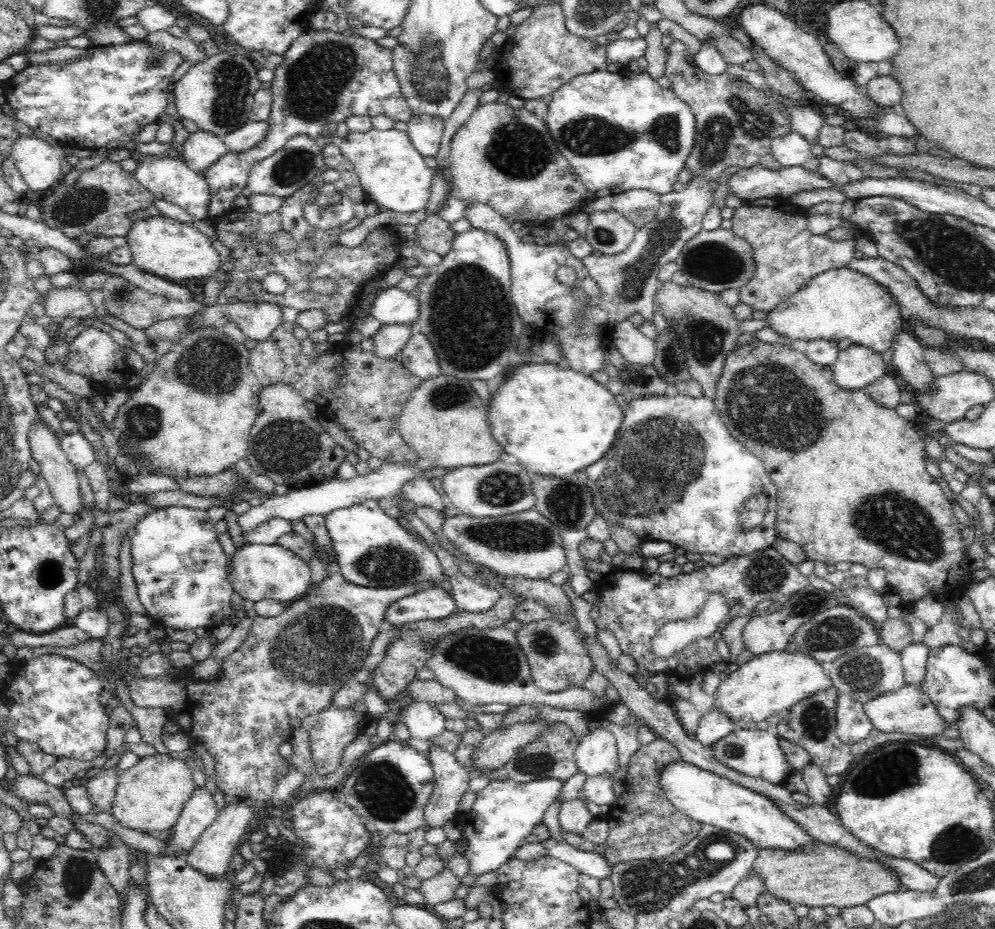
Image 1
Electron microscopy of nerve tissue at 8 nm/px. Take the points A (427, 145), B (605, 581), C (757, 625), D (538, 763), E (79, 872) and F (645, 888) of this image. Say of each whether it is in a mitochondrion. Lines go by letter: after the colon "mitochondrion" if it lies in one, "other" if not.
A: other
B: other
C: other
D: mitochondrion
E: mitochondrion
F: mitochondrion

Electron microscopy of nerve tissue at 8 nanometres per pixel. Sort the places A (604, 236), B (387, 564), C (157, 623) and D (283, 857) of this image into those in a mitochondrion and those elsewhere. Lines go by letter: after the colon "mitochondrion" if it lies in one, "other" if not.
A: mitochondrion
B: mitochondrion
C: other
D: other

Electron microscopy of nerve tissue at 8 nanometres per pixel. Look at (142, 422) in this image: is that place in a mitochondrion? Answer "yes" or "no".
yes

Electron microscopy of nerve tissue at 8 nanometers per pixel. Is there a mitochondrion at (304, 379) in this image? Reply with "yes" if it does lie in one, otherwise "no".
no

